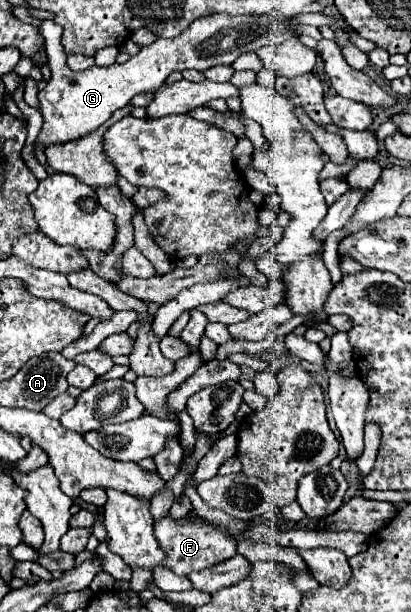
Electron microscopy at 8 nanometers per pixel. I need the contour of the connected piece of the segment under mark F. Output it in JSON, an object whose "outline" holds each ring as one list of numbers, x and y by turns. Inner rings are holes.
{"outline":[[165,516,163,520,155,522,155,538,159,540,161,548,167,552,165,566,179,576,187,576,193,570,203,570,207,566,219,564,237,554,237,544,233,538,225,536,223,532,213,532,213,530,205,528,203,524,197,524,197,522,193,524,185,518,171,520,169,516]]}

